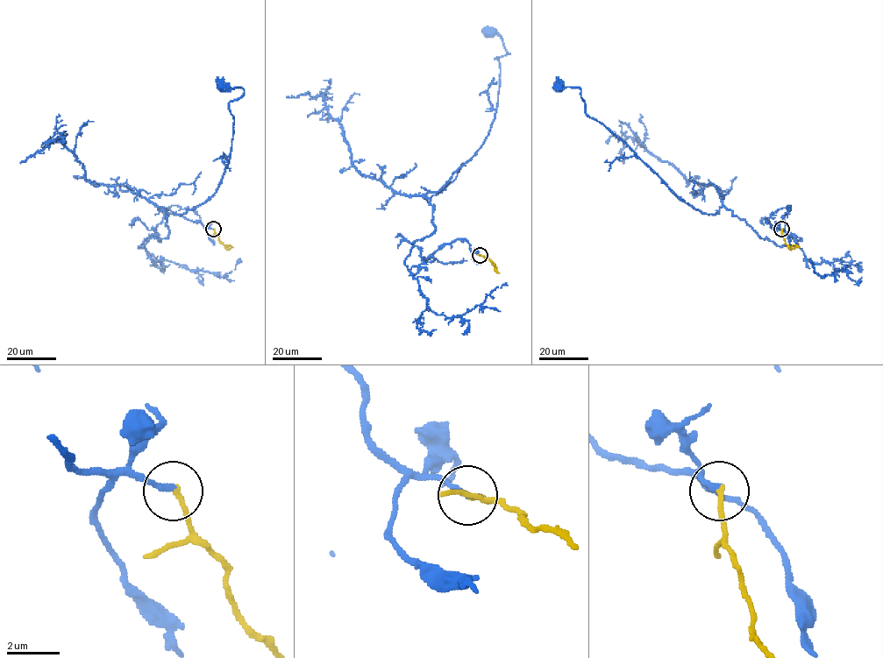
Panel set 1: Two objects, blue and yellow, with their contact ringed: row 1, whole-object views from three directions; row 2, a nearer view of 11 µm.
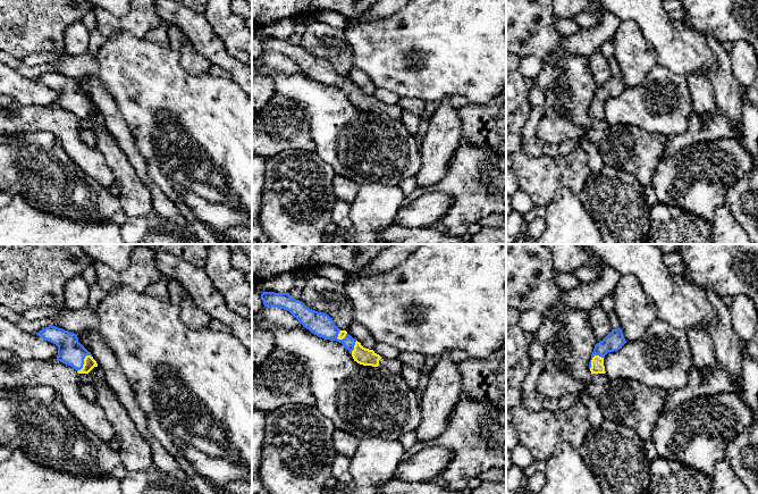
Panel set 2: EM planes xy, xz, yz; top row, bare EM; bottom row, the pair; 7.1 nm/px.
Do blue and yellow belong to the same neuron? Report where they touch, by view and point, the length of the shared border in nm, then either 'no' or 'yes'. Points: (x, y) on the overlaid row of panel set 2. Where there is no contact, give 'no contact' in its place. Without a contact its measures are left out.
xy (83, 362) | 160 nm | yes

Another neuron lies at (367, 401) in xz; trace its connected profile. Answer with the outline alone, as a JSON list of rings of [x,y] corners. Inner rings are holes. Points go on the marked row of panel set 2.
[[[273,327],[276,350],[284,350],[296,355],[311,375],[311,390],[315,407],[329,418],[336,429],[351,433],[359,439],[379,437],[387,441],[398,441],[403,434],[415,432],[421,422],[419,393],[412,390],[399,374],[387,369],[357,363],[342,343],[319,337],[305,327]]]

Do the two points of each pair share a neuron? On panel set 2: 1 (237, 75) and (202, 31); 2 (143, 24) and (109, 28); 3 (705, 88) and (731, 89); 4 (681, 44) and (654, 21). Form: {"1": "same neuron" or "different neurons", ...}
{"1": "same neuron", "2": "same neuron", "3": "different neurons", "4": "same neuron"}

